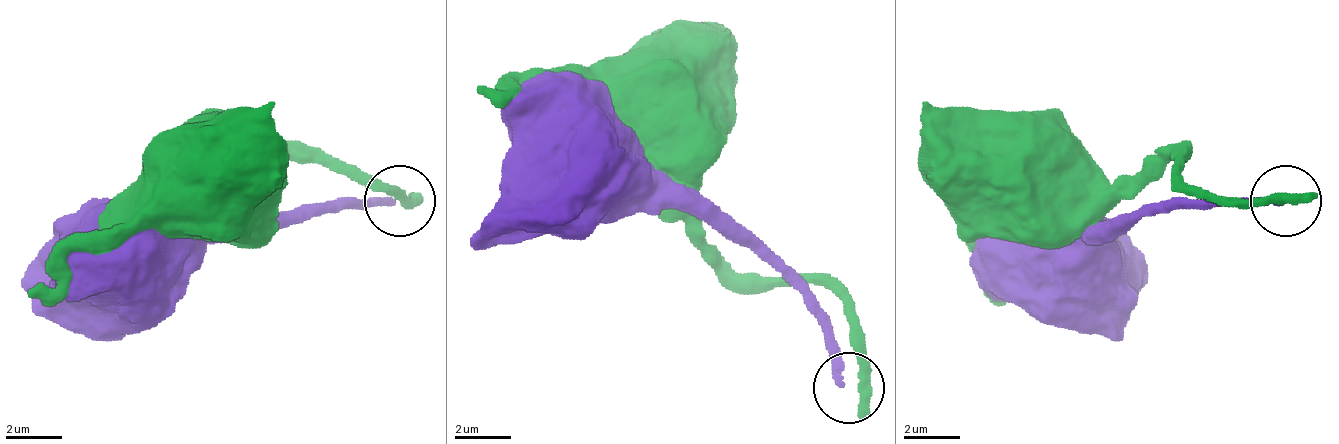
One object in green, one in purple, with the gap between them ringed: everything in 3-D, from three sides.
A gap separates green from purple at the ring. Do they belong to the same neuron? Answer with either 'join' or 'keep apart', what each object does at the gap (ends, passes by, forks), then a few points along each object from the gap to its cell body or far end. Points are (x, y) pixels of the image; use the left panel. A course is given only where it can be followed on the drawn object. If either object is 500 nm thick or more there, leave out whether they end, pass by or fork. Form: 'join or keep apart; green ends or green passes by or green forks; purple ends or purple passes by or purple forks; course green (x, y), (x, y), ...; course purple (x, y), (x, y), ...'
keep apart; green ends; purple ends; course green (407, 199), (378, 178), (286, 157), (236, 185), (165, 192), (194, 185); course purple (392, 199), (314, 206), (236, 235), (179, 235), (130, 284), (87, 284), (108, 270)

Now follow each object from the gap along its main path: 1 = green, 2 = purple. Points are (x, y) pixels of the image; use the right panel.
1: (1284, 199), (1213, 199), (1184, 178), (1170, 157), (1113, 185), (1049, 192), (1007, 185)
2: (1284, 199), (1227, 199), (1156, 206), (1106, 235), (1106, 284), (1071, 284), (1071, 270)

